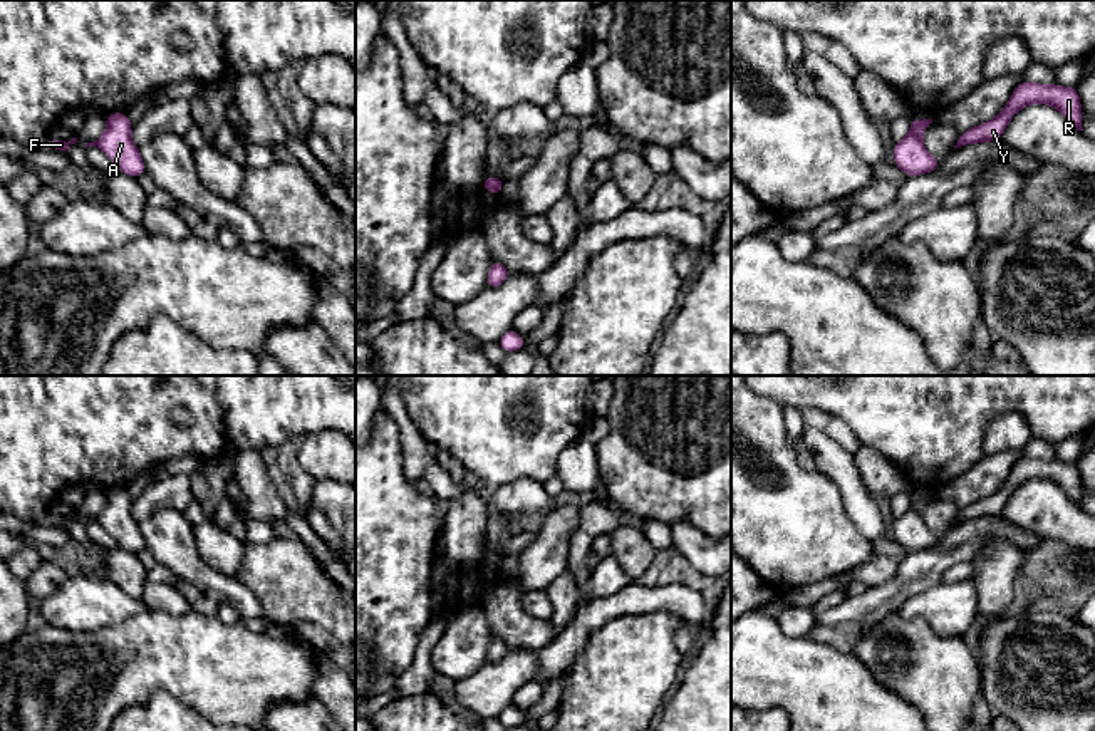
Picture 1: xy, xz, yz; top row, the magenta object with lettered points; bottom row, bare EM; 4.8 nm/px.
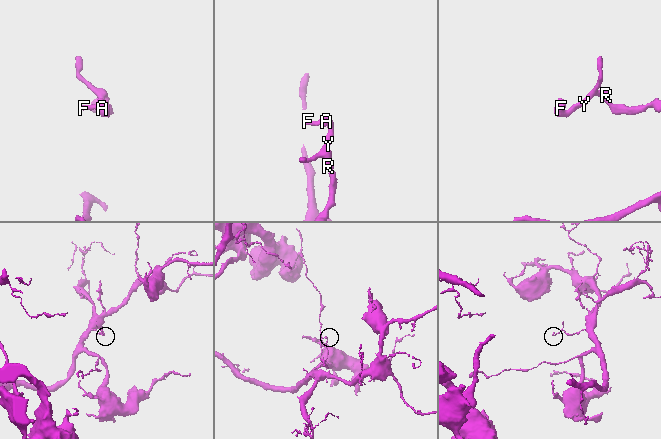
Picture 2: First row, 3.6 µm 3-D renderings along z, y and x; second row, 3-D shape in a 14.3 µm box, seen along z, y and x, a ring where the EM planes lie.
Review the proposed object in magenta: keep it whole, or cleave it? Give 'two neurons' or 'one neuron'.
one neuron

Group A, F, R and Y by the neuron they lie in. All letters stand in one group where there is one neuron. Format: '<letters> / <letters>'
A F R Y

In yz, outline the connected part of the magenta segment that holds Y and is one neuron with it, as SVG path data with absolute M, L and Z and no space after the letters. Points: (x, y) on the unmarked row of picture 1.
M1021 458L1011 468L1006 483L991 496L959 510L956 523L976 518L998 516L1011 493L1028 480L1048 480L1058 485L1078 506L1082 506L1082 480L1075 463L1058 459L1041 461Z

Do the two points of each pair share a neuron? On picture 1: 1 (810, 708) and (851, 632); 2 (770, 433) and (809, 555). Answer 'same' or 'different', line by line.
1: different
2: same

